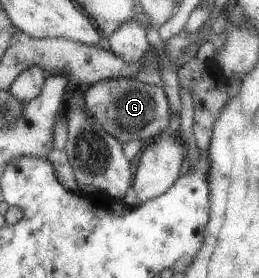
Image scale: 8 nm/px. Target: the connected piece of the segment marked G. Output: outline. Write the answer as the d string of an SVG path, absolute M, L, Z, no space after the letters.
M112 78L93 83L90 87L85 87L83 92L87 117L91 117L91 121L121 144L132 139L147 143L159 136L169 125L169 105L159 86L146 85L129 78Z

